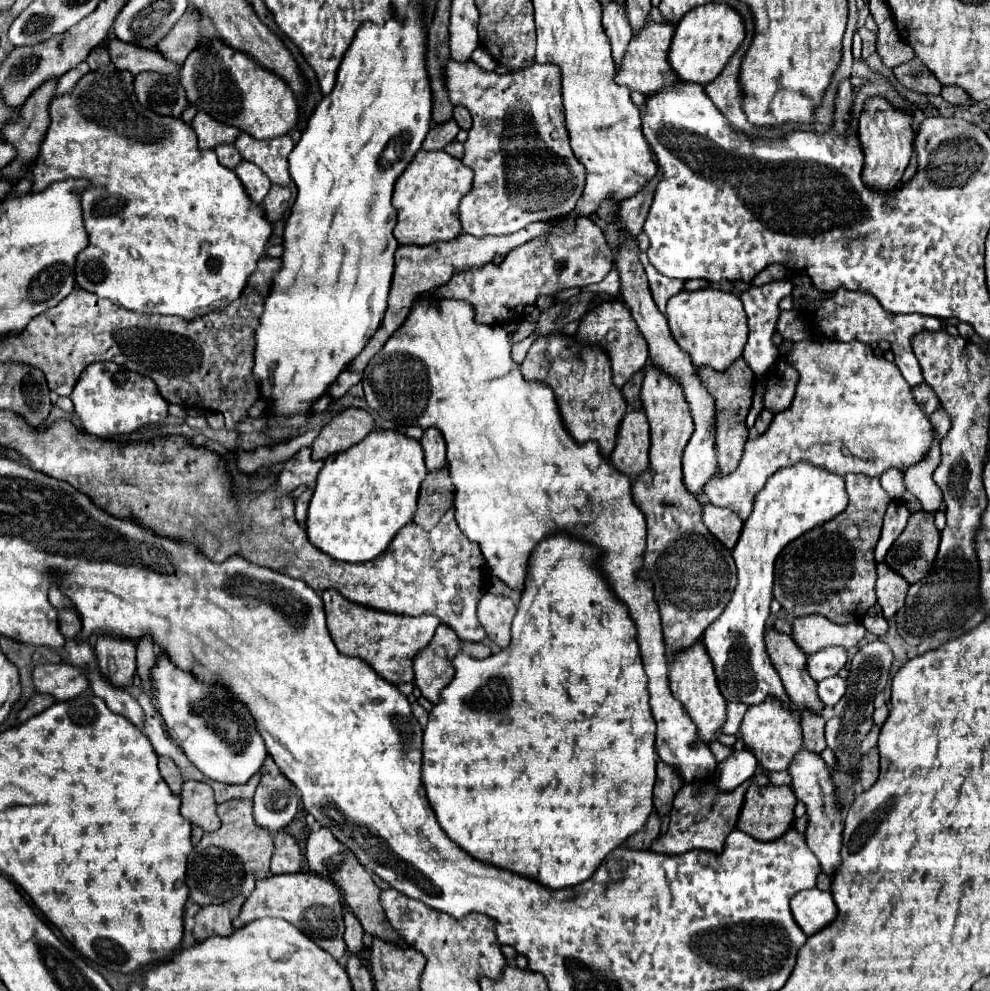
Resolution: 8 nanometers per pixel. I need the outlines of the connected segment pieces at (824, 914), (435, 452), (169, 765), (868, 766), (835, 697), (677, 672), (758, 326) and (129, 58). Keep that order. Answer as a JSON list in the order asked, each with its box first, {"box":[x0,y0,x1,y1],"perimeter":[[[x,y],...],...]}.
[{"box":[790,888,836,936],"perimeter":[[[818,888],[814,890],[802,890],[790,900],[792,916],[798,922],[798,926],[804,930],[806,936],[812,936],[814,932],[826,928],[826,924],[836,920],[836,904],[830,892],[822,892]]]},{"box":[420,428,446,472],"perimeter":[[[426,428],[420,444],[424,448],[428,472],[444,470],[446,468],[446,442],[442,440],[442,434],[436,428]]]},{"box":[160,756,182,796],"perimeter":[[[162,756],[162,758],[160,758],[160,774],[162,774],[162,778],[166,780],[166,784],[170,786],[170,790],[178,796],[178,794],[180,794],[180,790],[182,790],[180,770],[178,770],[178,768],[176,768],[176,764],[174,764],[170,758],[166,758],[166,756]]]},{"box":[860,748,880,790],"perimeter":[[[874,748],[874,752],[866,754],[860,762],[860,784],[864,790],[874,786],[874,780],[878,780],[880,774],[880,762],[878,762],[878,750]]]},{"box":[818,676,846,706],"perimeter":[[[832,676],[832,678],[824,678],[818,682],[818,696],[826,706],[834,706],[846,692],[846,680],[842,680],[840,676]]]},{"box":[670,642,726,744],"perimeter":[[[696,642],[688,650],[676,654],[672,658],[670,690],[672,690],[672,696],[678,702],[682,702],[684,710],[688,712],[692,722],[696,724],[698,738],[704,744],[710,744],[726,722],[726,700],[718,692],[718,682],[714,680],[714,668],[710,668],[710,658],[706,656],[706,648],[702,648],[702,642]]]},{"box":[742,280,792,378],"perimeter":[[[776,280],[776,282],[768,282],[764,286],[750,286],[750,290],[742,292],[742,302],[744,302],[744,310],[748,314],[748,326],[750,326],[750,336],[748,336],[748,344],[744,348],[742,358],[746,360],[746,364],[752,368],[752,372],[756,374],[756,378],[764,376],[764,372],[774,364],[774,360],[778,358],[778,348],[772,342],[772,334],[776,330],[776,322],[778,322],[778,314],[780,314],[780,300],[784,296],[788,296],[792,292],[792,282],[790,280]]]},{"box":[106,40,180,74],"perimeter":[[[108,40],[106,50],[110,54],[112,64],[118,70],[128,70],[132,74],[140,74],[144,70],[170,74],[170,72],[180,68],[180,64],[174,64],[174,62],[168,62],[166,58],[162,58],[162,54],[156,48],[144,50],[144,48],[138,48],[134,44],[126,44],[122,40]]]}]

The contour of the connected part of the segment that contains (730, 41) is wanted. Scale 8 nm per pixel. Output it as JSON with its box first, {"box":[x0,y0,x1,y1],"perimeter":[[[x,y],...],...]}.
{"box":[668,4,746,84],"perimeter":[[[702,4],[682,16],[678,22],[668,60],[672,70],[678,74],[682,82],[696,82],[696,84],[710,84],[722,68],[728,64],[732,54],[740,48],[746,38],[746,24],[744,18],[728,4]]]}

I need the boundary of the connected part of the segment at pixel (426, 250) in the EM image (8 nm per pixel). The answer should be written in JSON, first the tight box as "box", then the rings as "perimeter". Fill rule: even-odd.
{"box":[348,222,550,372],"perimeter":[[[536,222],[536,224],[526,226],[524,230],[508,234],[508,236],[476,238],[470,234],[460,234],[458,238],[454,238],[450,242],[436,242],[436,244],[428,244],[428,246],[398,246],[398,250],[394,254],[394,276],[392,276],[392,286],[390,286],[390,294],[388,294],[388,308],[384,312],[384,318],[382,318],[378,330],[374,332],[374,336],[370,338],[370,342],[366,344],[366,348],[360,352],[360,356],[356,356],[350,362],[348,370],[350,372],[362,372],[364,370],[364,366],[370,362],[370,358],[390,338],[390,334],[394,334],[402,326],[416,296],[432,292],[438,286],[446,284],[456,272],[464,272],[472,266],[488,264],[494,260],[496,254],[502,258],[502,256],[506,256],[506,252],[514,250],[518,244],[530,242],[532,238],[538,238],[538,236],[546,236],[546,230],[550,230],[550,222]]]}

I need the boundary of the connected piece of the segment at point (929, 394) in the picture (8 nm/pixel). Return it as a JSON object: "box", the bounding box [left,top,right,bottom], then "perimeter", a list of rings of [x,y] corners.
{"box":[912,384,940,414],"perimeter":[[[918,384],[912,388],[912,394],[918,402],[918,406],[924,410],[924,414],[932,414],[938,406],[940,406],[940,400],[938,396],[934,394],[934,390],[928,386],[928,384]]]}

